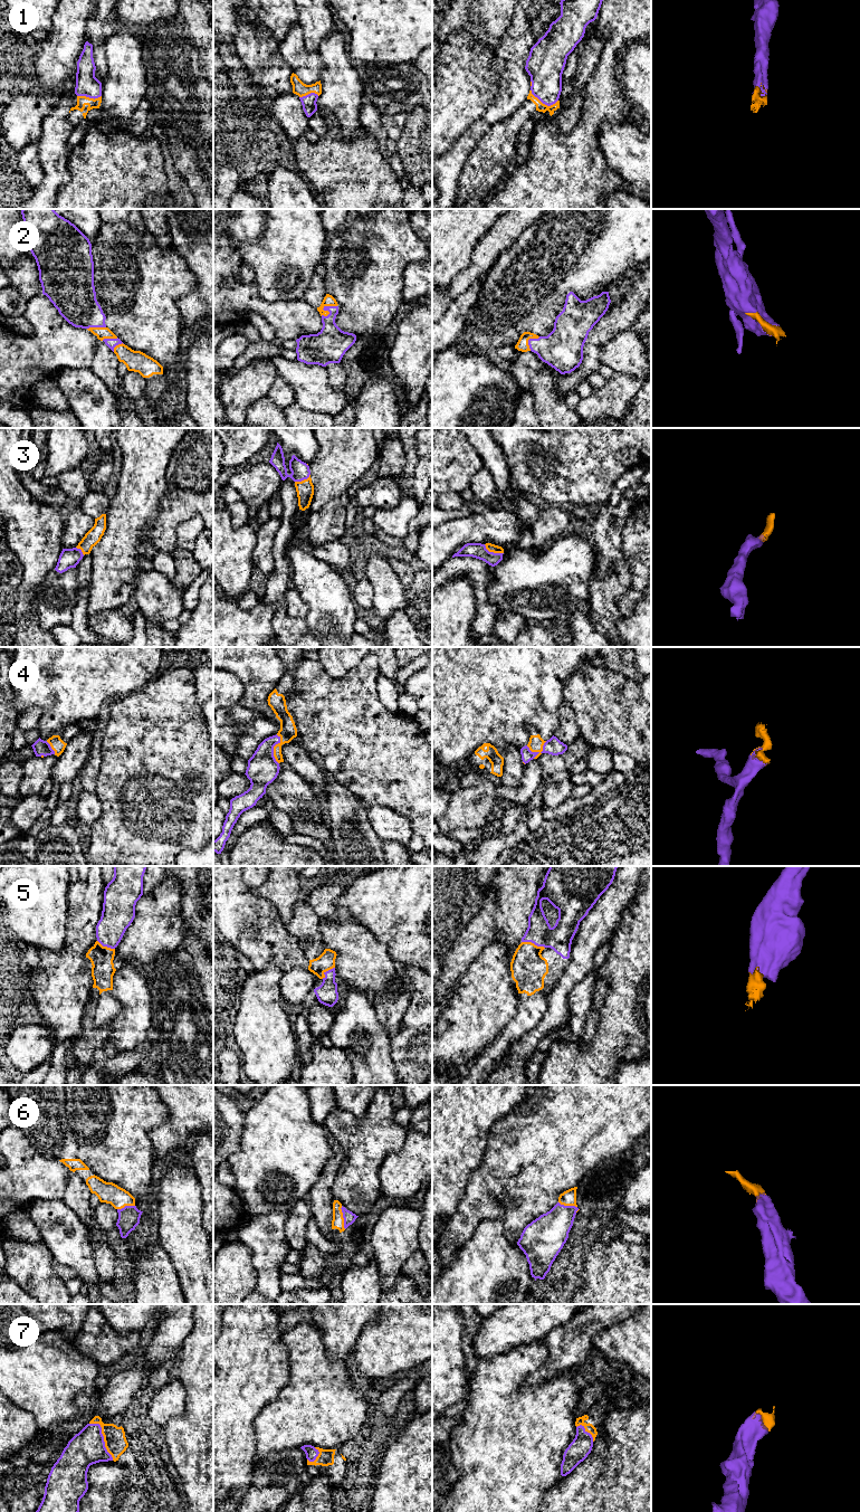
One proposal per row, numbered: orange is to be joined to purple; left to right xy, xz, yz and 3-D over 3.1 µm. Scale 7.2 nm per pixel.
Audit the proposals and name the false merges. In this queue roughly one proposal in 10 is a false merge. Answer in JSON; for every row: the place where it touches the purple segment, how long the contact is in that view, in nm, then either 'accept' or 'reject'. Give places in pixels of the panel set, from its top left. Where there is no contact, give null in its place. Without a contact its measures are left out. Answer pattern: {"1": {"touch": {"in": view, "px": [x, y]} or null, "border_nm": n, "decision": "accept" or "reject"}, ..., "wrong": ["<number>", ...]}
{"1": {"touch": {"in": "yz", "px": [543, 103]}, "border_nm": 220, "decision": "accept"}, "2": {"touch": {"in": "xz", "px": [324, 310]}, "border_nm": 140, "decision": "accept"}, "3": {"touch": {"in": "yz", "px": [493, 552]}, "border_nm": 160, "decision": "accept"}, "4": {"touch": {"in": "xz", "px": [273, 749]}, "border_nm": 220, "decision": "accept"}, "5": {"touch": {"in": "yz", "px": [533, 942]}, "border_nm": 180, "decision": "accept"}, "6": {"touch": {"in": "xz", "px": [343, 1217]}, "border_nm": 170, "decision": "accept"}, "7": {"touch": {"in": "xy", "px": [103, 1437]}, "border_nm": 320, "decision": "accept"}, "wrong": []}

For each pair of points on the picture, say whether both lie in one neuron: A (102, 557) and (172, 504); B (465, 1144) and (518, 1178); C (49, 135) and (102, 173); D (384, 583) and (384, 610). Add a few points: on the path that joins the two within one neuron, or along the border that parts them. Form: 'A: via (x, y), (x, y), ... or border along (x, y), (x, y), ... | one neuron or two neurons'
A: border along (166, 491), (159, 504), (158, 515), (147, 540) | two neurons
B: border along (489, 1130), (486, 1137), (483, 1161), (468, 1178) | two neurons
C: border along (69, 151), (68, 173), (70, 178) | two neurons
D: via (384, 590), (384, 604) | one neuron

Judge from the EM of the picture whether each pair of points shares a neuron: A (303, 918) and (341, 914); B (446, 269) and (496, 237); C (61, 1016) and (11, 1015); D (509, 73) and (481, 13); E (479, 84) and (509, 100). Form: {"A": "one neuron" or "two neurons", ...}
{"A": "two neurons", "B": "two neurons", "C": "two neurons", "D": "two neurons", "E": "two neurons"}

